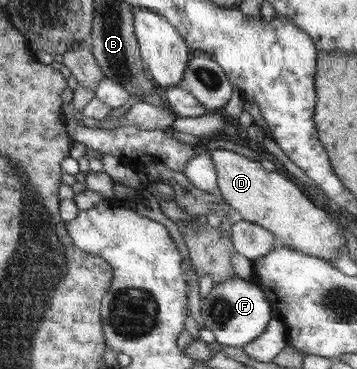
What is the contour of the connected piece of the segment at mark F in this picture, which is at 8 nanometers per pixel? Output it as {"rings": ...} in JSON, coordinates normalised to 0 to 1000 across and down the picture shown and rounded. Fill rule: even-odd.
{"rings":[[[667,751],[597,772],[585,797],[566,805],[560,835],[571,889],[599,902],[608,927],[641,940],[681,940],[714,921],[742,900],[754,870],[770,856],[737,783],[706,756]]]}

